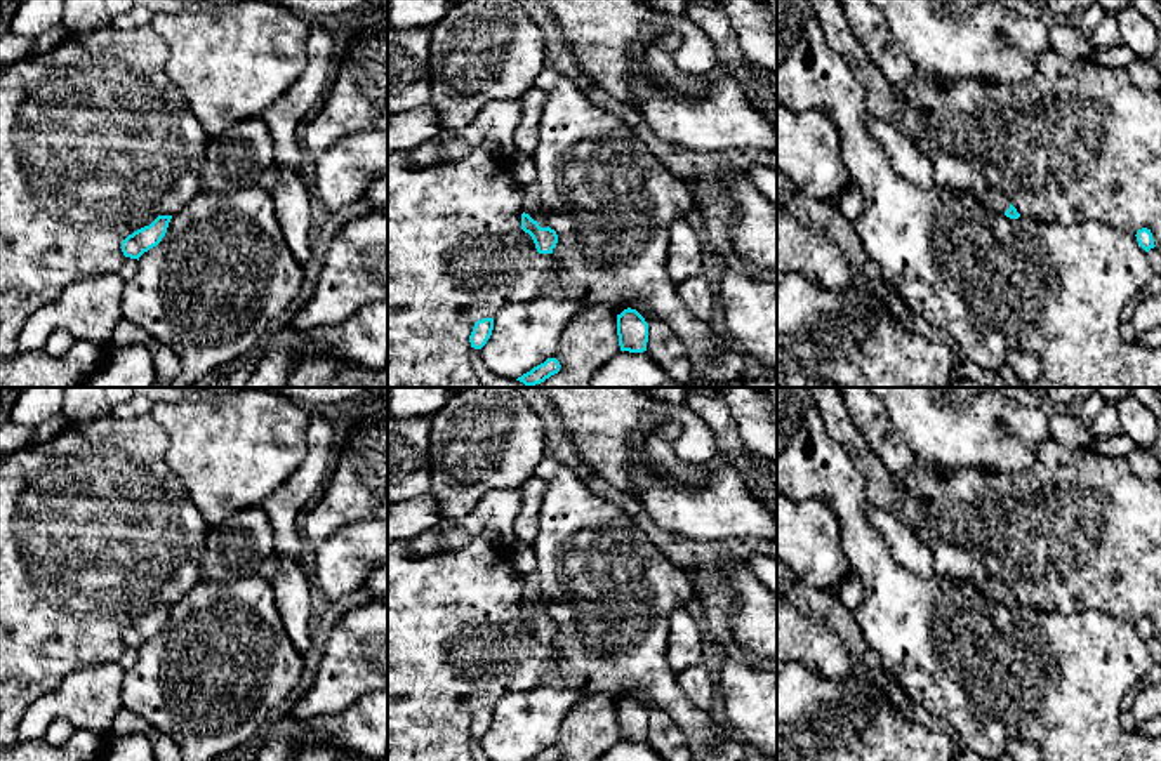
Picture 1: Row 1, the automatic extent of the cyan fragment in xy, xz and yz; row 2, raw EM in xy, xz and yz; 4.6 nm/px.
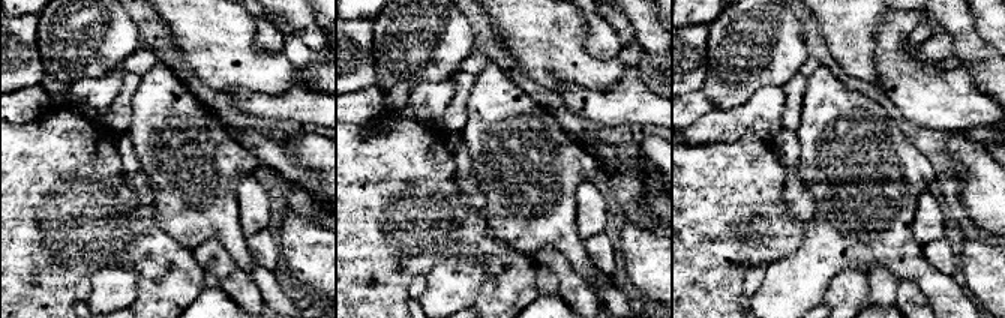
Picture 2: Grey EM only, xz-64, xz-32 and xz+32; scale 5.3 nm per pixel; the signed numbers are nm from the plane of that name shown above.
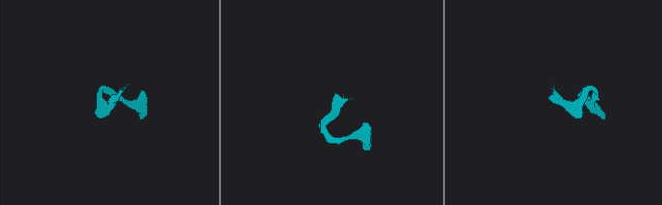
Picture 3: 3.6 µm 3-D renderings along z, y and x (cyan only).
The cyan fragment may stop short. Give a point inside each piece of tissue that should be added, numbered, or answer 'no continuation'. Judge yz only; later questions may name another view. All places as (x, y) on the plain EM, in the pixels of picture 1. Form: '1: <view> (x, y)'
1: yz (951, 562)

